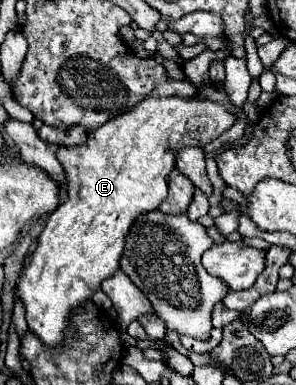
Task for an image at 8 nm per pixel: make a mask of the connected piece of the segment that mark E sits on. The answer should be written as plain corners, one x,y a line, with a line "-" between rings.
162,97
144,99
134,109
110,119
100,129
88,133
88,141
78,147
60,147
58,161
66,171
66,199
48,217
44,231
38,237
36,251
32,253
30,265
26,265
20,281
18,295
26,307
26,321
42,343
56,347
64,341
62,333
68,325
68,317
74,309
84,305
100,283
120,269
120,255
124,239
140,213
158,209
166,199
166,179
174,169
174,153
184,147
204,147
234,125
236,117
214,101
184,99
184,97

